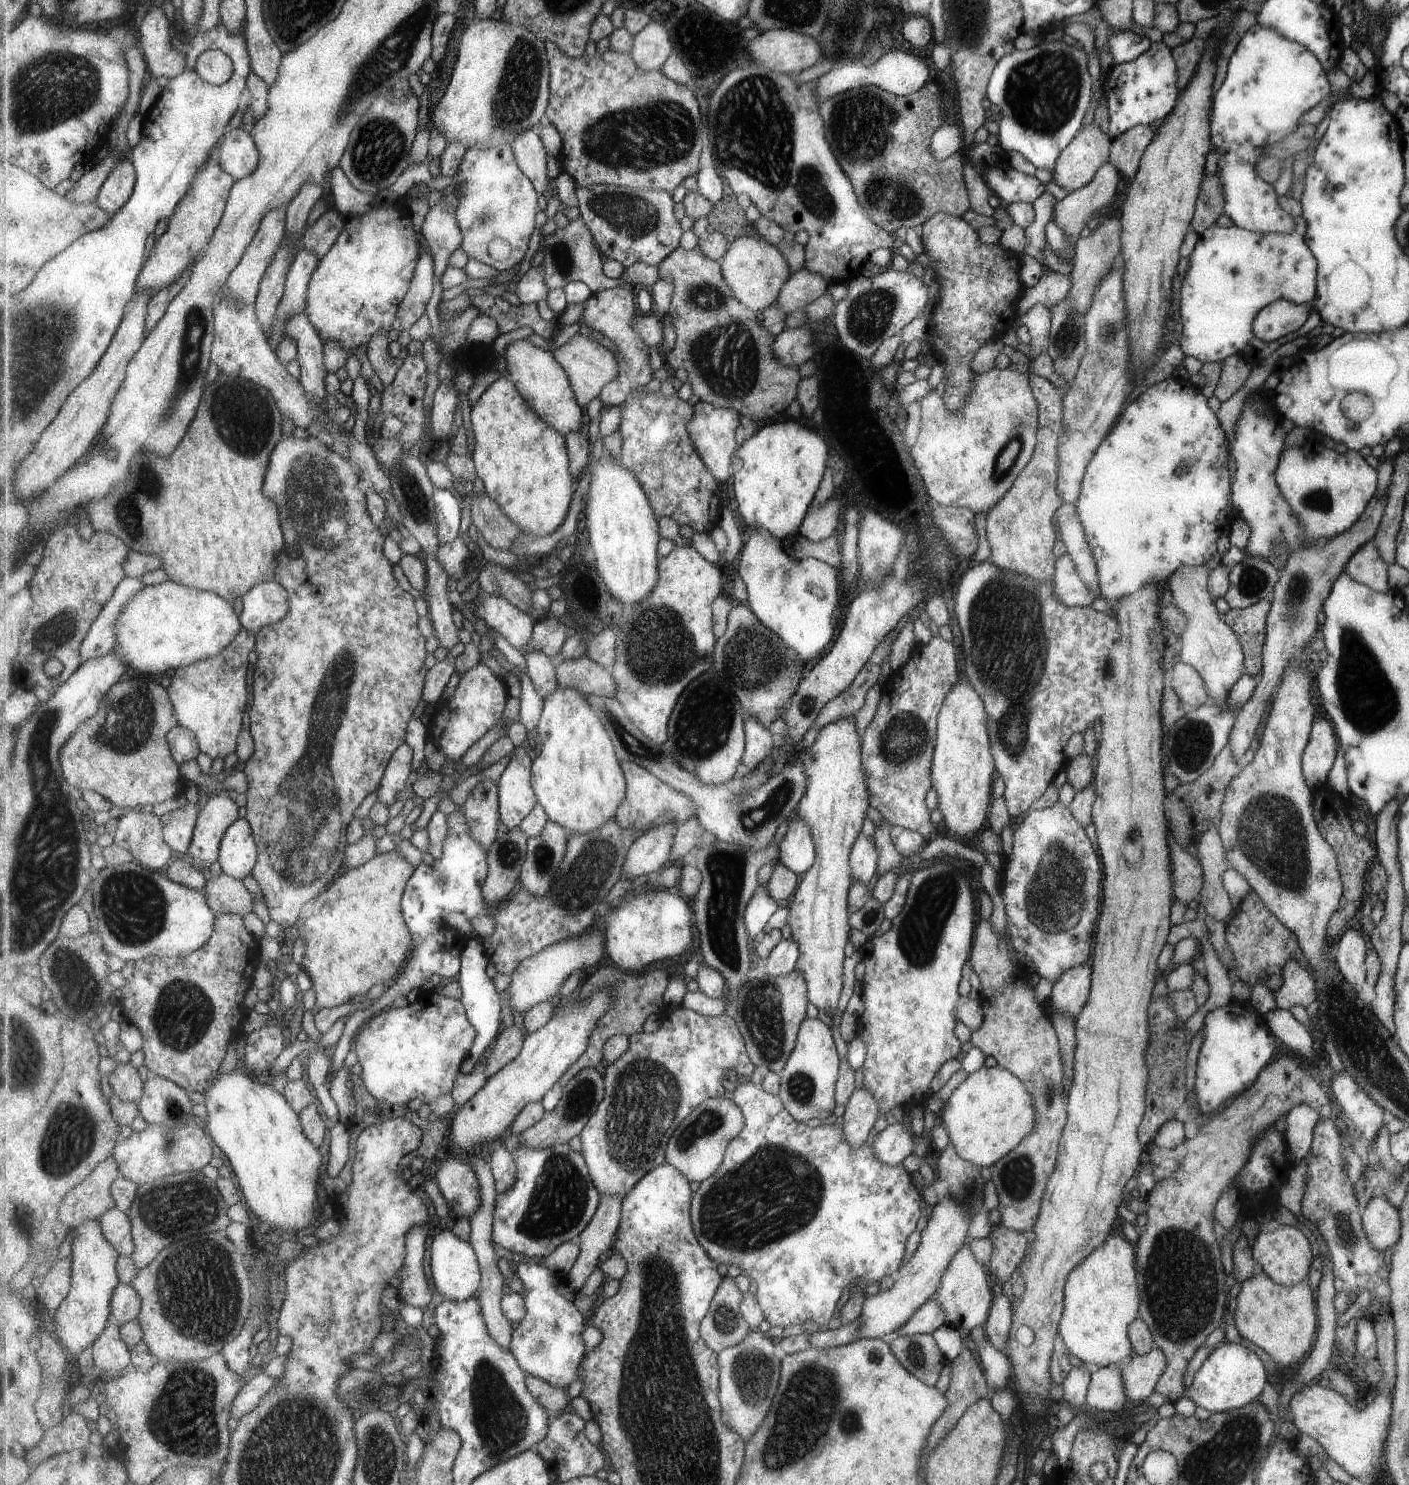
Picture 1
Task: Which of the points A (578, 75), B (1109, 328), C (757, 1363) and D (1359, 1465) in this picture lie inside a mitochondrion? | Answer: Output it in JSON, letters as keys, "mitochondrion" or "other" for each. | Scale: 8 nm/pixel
{"A":"other","B":"mitochondrion","C":"mitochondrion","D":"other"}

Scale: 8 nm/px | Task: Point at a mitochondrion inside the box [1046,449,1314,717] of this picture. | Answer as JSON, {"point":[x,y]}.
{"point":[1253,580]}

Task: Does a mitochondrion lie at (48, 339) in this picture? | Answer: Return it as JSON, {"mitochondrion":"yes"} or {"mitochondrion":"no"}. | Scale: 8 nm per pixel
{"mitochondrion":"yes"}

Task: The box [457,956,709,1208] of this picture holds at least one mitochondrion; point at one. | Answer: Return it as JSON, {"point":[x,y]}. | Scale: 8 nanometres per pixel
{"point":[641,1112]}

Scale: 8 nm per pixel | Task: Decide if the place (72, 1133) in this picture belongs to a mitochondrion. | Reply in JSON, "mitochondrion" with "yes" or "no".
{"mitochondrion":"yes"}

